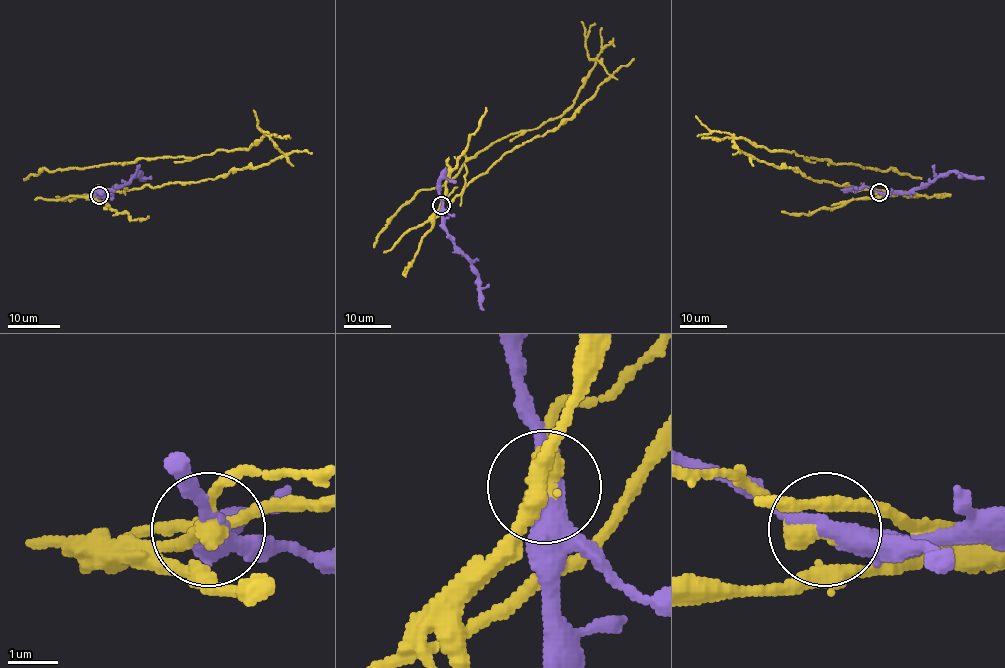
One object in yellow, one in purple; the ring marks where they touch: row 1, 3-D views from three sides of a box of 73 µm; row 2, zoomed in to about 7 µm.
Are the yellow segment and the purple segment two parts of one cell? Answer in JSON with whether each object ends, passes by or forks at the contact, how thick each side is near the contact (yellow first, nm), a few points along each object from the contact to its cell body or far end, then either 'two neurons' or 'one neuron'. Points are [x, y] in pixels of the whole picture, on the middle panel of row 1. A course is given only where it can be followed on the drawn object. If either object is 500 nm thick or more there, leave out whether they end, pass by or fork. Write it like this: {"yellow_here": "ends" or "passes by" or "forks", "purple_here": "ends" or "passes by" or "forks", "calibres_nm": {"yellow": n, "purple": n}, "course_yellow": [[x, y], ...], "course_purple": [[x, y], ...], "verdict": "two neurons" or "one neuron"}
{"yellow_here": "passes by", "purple_here": "passes by", "calibres_nm": {"yellow": 360, "purple": 360}, "course_yellow": [[442, 204], [572, 116], [605, 67], [595, 61], [559, 116], [421, 189], [374, 248]], "course_purple": [[442, 204], [443, 229], [478, 277], [479, 300], [484, 310]], "verdict": "two neurons"}

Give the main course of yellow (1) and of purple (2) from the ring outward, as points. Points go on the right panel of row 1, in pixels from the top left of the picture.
1: (878, 192), (813, 180), (760, 161), (735, 138), (922, 179)
2: (878, 192), (911, 193), (951, 172), (984, 179)

